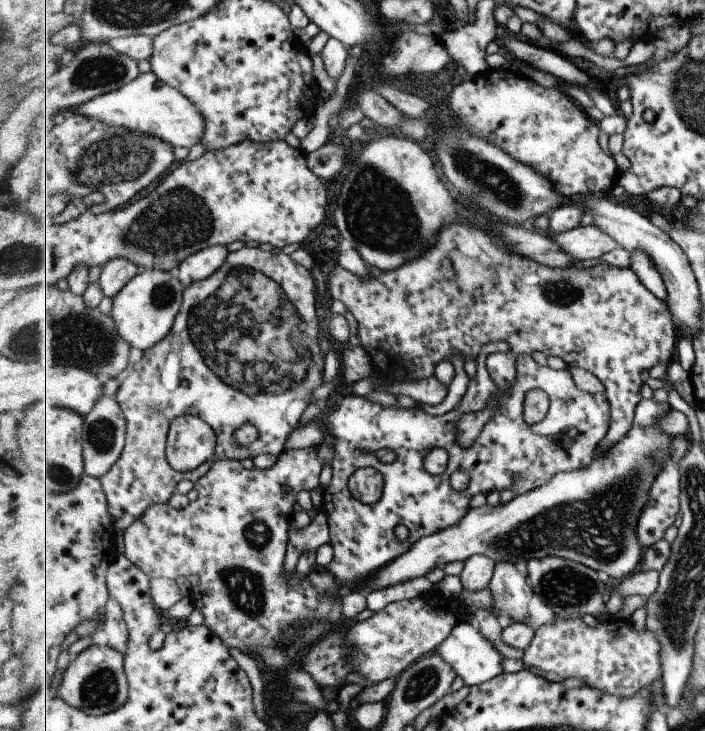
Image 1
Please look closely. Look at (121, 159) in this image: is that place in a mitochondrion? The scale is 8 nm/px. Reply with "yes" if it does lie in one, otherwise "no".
yes

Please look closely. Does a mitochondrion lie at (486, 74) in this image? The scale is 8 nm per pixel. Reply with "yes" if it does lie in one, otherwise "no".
no

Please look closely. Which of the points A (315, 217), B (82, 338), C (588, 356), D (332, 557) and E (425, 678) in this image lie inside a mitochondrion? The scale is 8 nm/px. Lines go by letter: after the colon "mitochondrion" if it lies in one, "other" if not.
A: other
B: mitochondrion
C: other
D: other
E: mitochondrion

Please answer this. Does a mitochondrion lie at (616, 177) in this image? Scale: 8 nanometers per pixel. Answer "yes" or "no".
no

